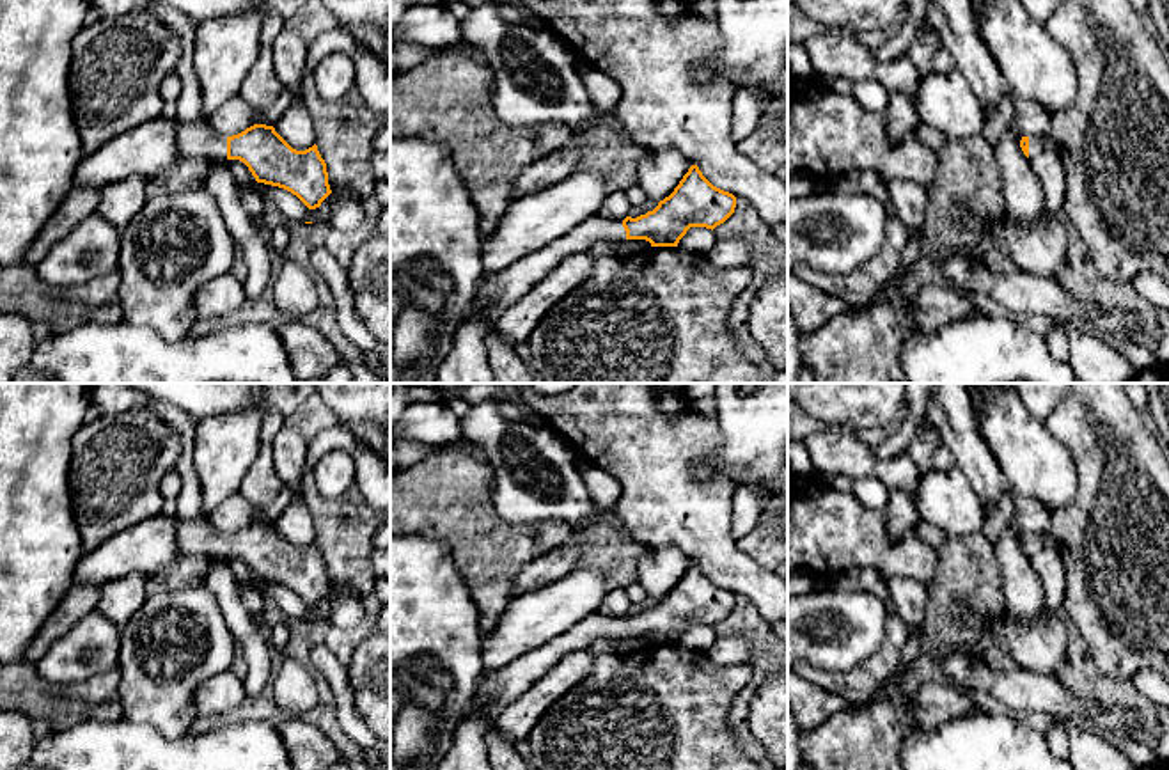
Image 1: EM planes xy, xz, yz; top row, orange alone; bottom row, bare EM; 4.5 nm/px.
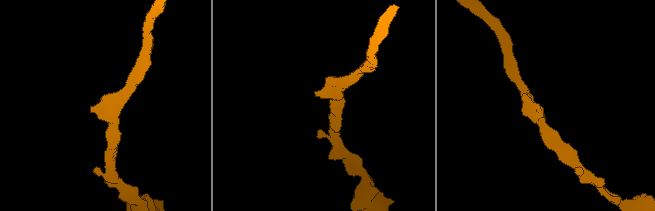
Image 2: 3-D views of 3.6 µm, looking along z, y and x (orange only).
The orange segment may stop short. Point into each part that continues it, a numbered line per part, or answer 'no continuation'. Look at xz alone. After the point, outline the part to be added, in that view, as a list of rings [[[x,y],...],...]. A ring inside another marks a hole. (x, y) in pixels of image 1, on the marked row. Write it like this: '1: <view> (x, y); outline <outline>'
1: xz (497, 291); outline [[[594,215],[562,238],[520,257],[509,268],[486,273],[475,291],[470,310],[481,310],[495,323],[506,309],[527,295],[564,257],[587,252],[600,241],[624,240],[623,220],[607,220]]]

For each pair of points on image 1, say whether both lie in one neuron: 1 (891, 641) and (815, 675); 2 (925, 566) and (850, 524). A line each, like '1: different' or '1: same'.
1: same
2: same

